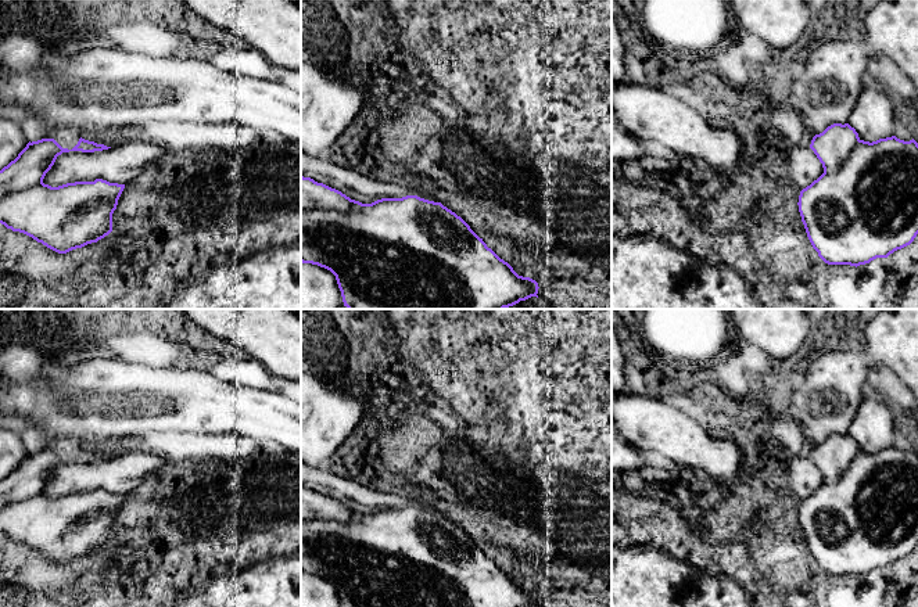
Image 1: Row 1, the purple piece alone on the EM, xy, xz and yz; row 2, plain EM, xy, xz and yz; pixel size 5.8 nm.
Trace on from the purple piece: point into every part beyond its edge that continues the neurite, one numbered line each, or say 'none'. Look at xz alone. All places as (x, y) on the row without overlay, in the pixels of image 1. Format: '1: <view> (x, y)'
1: xz (322, 480)

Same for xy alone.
1: xy (122, 474)

